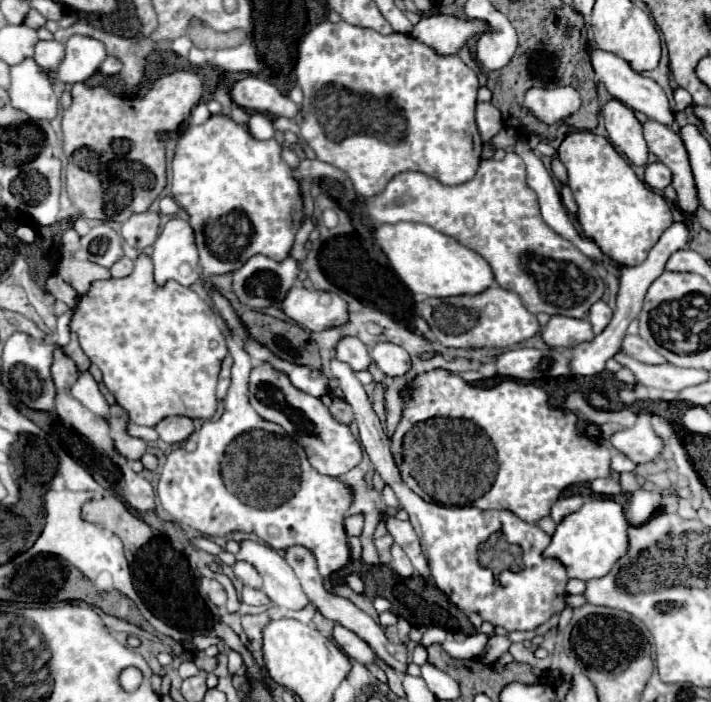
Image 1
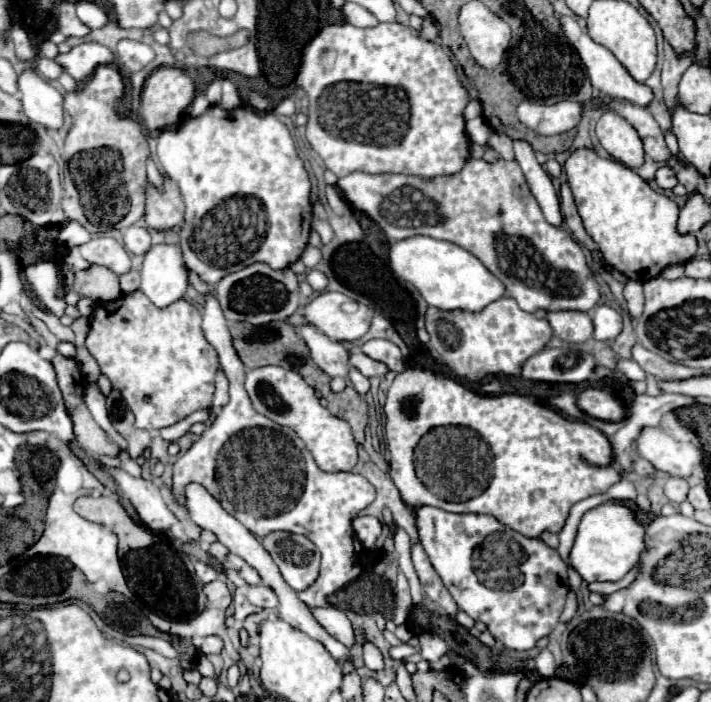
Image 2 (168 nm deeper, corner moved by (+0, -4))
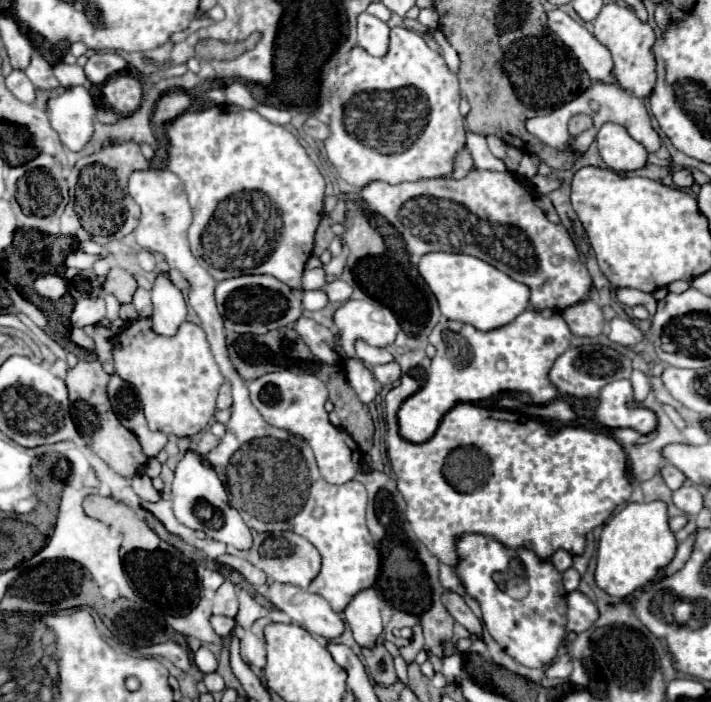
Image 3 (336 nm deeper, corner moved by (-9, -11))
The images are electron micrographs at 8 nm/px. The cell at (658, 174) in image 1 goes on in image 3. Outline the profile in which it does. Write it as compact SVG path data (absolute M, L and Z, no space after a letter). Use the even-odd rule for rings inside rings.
M676 171L676 173L672 175L672 181L674 181L674 185L676 185L678 189L692 187L692 183L694 183L694 179L692 179L692 175L690 175L688 171Z

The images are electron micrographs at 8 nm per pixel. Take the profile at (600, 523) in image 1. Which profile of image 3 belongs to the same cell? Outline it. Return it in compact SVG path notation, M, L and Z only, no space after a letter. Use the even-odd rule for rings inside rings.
M628 503L616 511L604 525L598 543L596 585L612 597L624 599L656 575L658 567L666 567L676 553L676 539L668 527L666 503Z

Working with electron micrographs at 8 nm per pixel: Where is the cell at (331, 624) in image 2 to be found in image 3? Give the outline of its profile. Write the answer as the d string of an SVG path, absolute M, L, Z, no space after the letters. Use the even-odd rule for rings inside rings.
M274 583L268 589L268 599L312 635L336 639L344 633L342 617L334 613L328 601L320 595L308 593L302 587Z

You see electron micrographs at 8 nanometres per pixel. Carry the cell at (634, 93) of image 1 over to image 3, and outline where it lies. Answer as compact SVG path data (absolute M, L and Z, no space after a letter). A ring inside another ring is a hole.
M560 9L548 11L548 27L574 51L592 81L616 83L612 79L612 53L578 21Z

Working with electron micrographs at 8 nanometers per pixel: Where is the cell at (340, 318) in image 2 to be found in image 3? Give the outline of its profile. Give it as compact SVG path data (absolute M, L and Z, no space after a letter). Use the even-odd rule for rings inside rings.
M352 299L336 309L334 327L338 329L340 345L348 357L356 355L356 339L374 347L386 347L398 333L398 321L388 307Z

